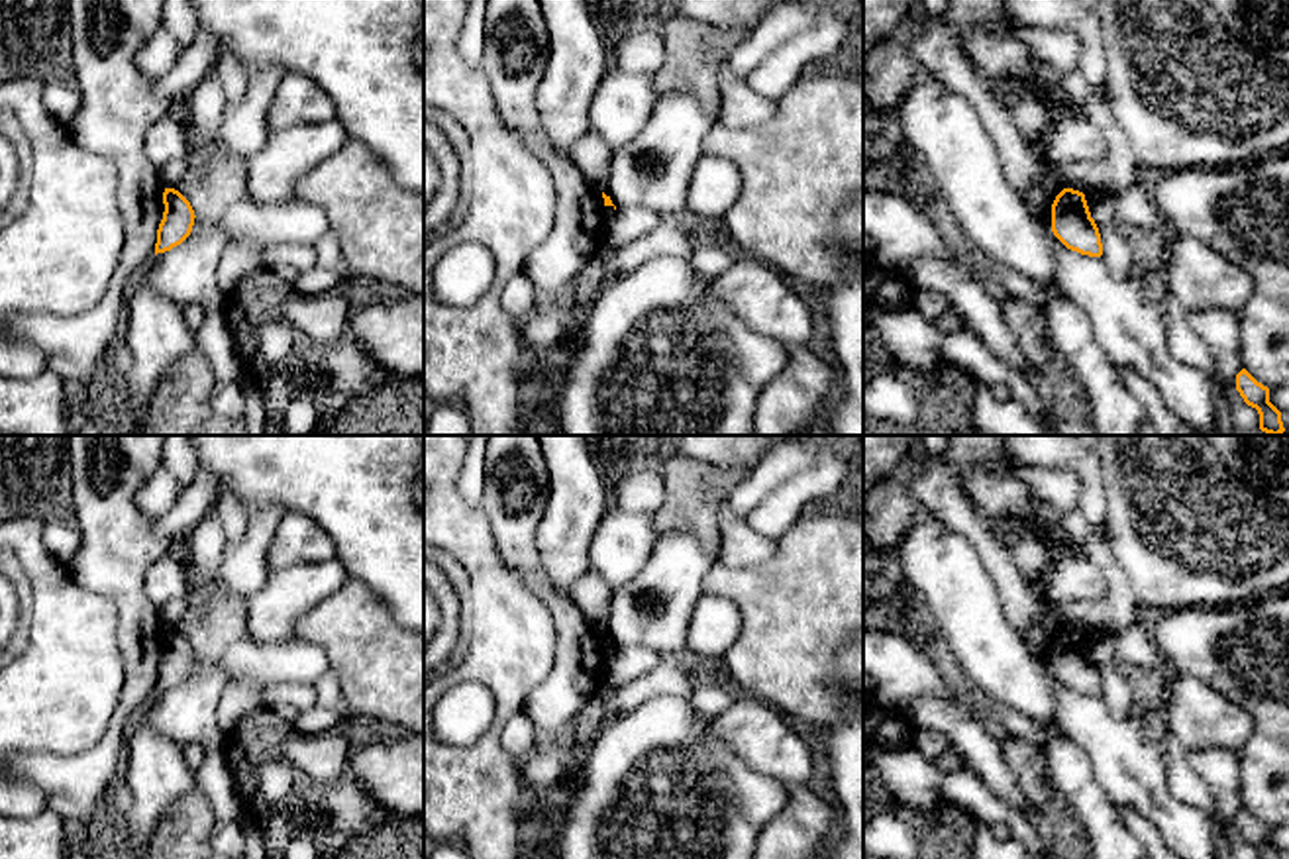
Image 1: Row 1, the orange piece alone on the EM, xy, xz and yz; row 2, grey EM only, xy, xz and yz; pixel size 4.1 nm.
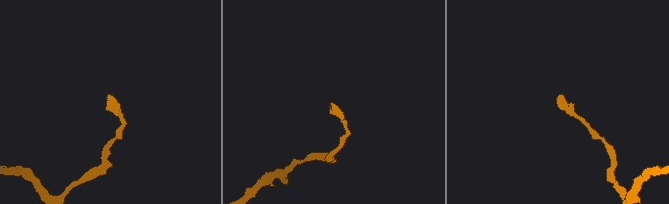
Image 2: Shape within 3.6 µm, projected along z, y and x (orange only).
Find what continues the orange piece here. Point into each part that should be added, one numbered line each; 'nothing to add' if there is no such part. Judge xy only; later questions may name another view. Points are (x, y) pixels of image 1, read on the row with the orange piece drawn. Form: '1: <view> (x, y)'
nothing to add

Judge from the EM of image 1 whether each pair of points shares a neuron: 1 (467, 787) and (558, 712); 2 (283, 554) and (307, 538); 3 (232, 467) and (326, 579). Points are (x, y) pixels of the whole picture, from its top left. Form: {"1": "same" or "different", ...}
{"1": "different", "2": "same", "3": "different"}

